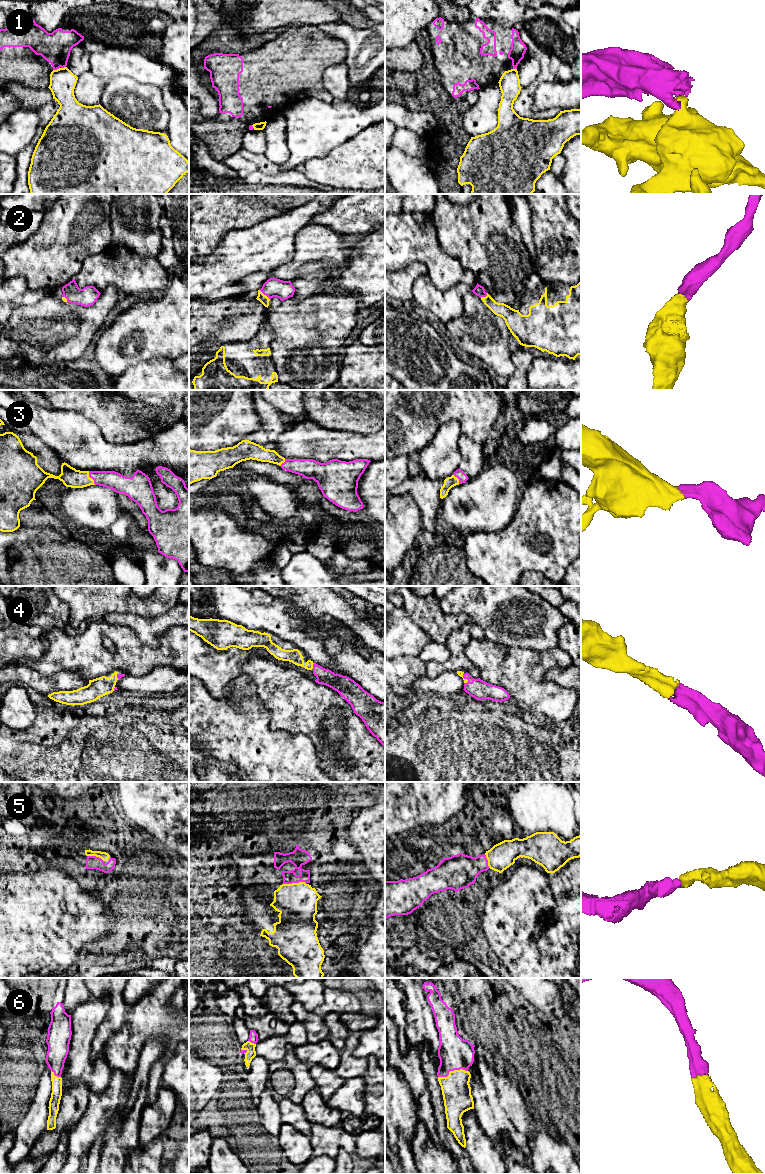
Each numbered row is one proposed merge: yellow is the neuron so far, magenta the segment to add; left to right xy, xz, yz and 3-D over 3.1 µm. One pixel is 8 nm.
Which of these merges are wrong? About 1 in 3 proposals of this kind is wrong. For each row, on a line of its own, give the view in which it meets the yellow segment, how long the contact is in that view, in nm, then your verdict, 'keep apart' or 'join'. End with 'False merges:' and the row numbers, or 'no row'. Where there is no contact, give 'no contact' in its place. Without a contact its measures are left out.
1: meets yellow in xy; contact 60 nm long; keep apart
2: meets yellow in xz; contact 120 nm long; join
3: meets yellow in xy; contact 130 nm long; join
4: meets yellow in xz; contact 50 nm long; join
5: meets yellow in xz; contact 180 nm long; join
6: meets yellow in yz; contact 240 nm long; join
False merges: 1

